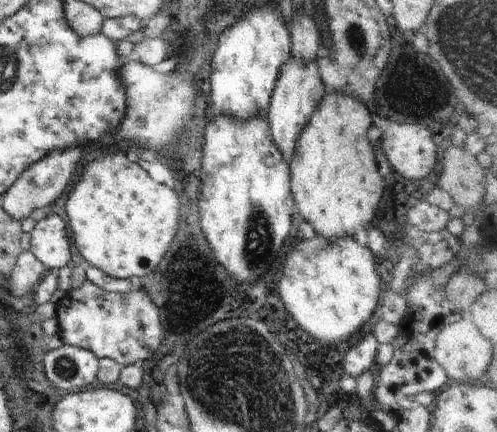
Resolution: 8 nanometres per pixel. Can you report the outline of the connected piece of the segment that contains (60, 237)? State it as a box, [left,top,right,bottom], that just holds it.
[29,213,72,272]

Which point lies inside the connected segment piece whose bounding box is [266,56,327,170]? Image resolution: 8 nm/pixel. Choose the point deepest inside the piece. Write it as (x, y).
(298, 90)

